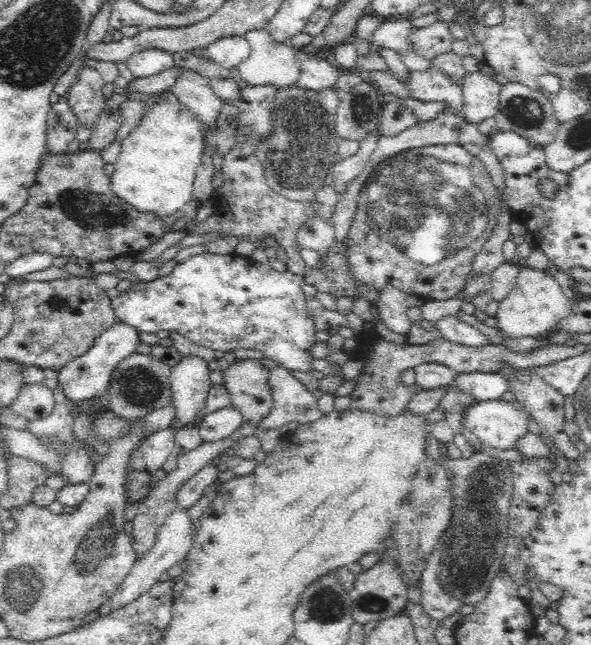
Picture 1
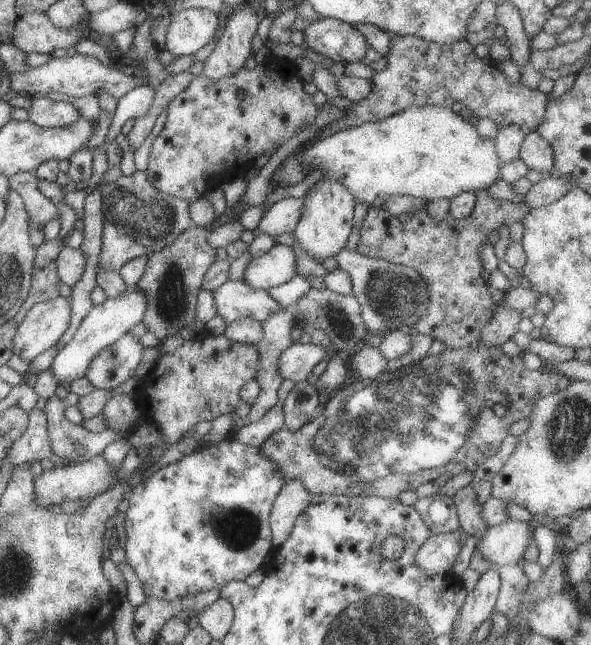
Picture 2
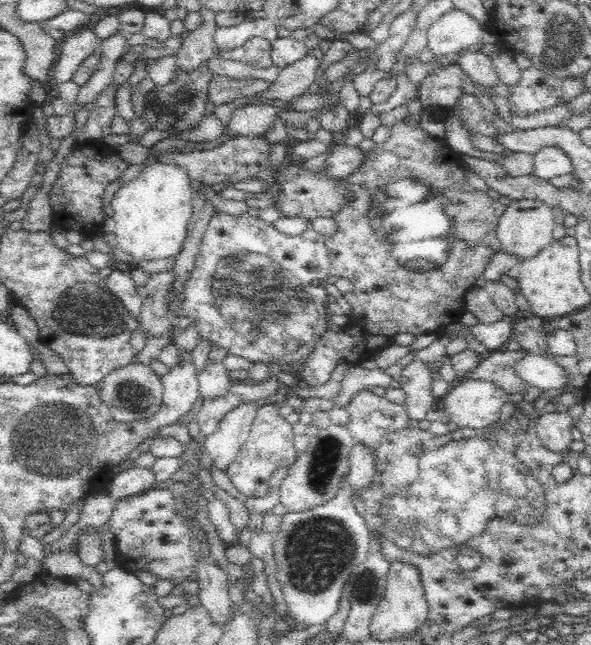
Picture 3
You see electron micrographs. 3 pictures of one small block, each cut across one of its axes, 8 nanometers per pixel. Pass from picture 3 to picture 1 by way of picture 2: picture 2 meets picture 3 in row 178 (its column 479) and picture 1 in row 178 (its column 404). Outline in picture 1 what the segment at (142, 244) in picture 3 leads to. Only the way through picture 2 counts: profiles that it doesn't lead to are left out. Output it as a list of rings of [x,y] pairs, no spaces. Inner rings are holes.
[[[170,90],[158,95],[159,98],[155,102],[144,103],[149,106],[147,114],[142,118],[140,125],[121,140],[121,151],[113,164],[114,173],[110,176],[110,189],[139,212],[153,212],[155,216],[165,218],[180,209],[190,208],[193,183],[203,155],[205,140],[197,117],[182,106]]]

